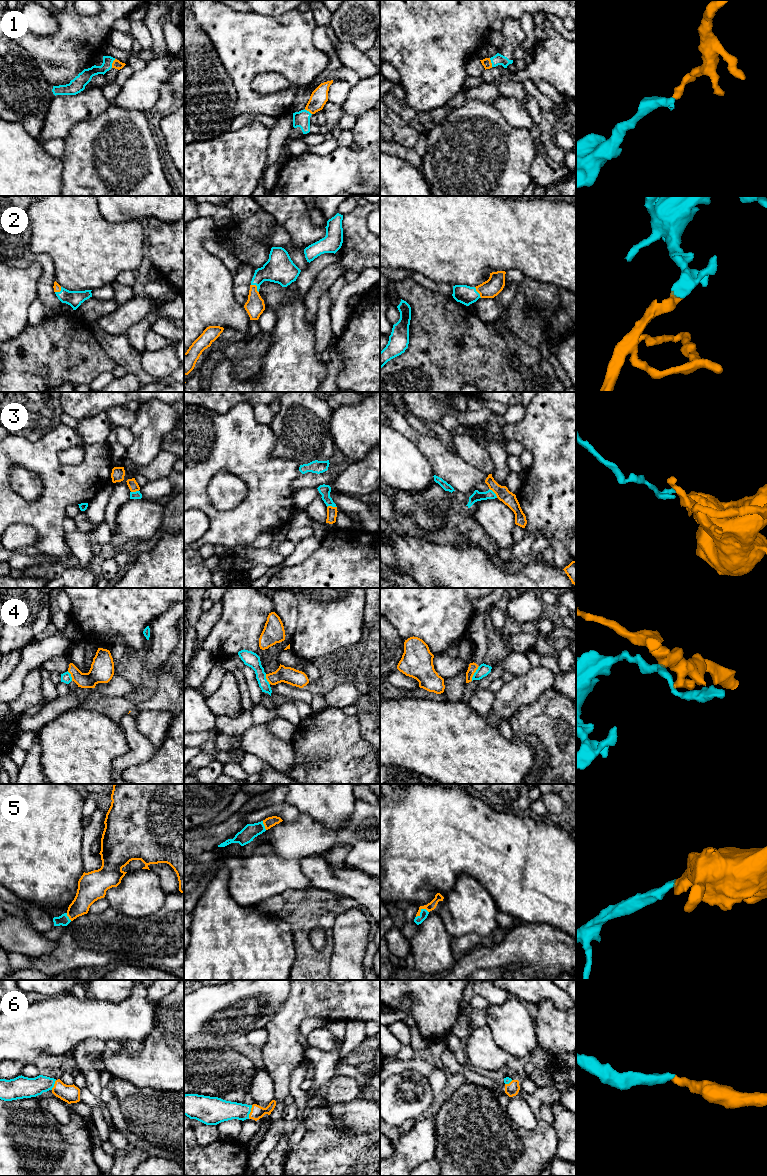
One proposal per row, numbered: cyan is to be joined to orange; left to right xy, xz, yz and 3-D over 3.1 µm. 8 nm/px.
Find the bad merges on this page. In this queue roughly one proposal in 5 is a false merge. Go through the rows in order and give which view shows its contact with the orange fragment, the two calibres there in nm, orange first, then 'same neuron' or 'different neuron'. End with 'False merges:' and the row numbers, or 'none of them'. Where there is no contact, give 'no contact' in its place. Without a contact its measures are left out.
1: contact in xy; calibres 70 and 100 nm; same neuron
2: contact in xz; calibres 150 and 240 nm; same neuron
3: contact in yz; calibres 110 and 80 nm; different neuron
4: contact in yz; calibres 70 and 100 nm; different neuron
5: contact in yz; calibres 70 and 70 nm; same neuron
6: contact in xz; calibres 110 and 180 nm; same neuron
False merges: 3, 4

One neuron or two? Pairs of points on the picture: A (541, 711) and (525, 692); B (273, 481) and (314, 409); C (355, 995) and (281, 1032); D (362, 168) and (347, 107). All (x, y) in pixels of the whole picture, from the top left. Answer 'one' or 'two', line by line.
A: two
B: two
C: one
D: two

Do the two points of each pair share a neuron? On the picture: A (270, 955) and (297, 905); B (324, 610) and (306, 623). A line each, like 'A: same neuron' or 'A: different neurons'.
A: different neurons
B: same neuron

